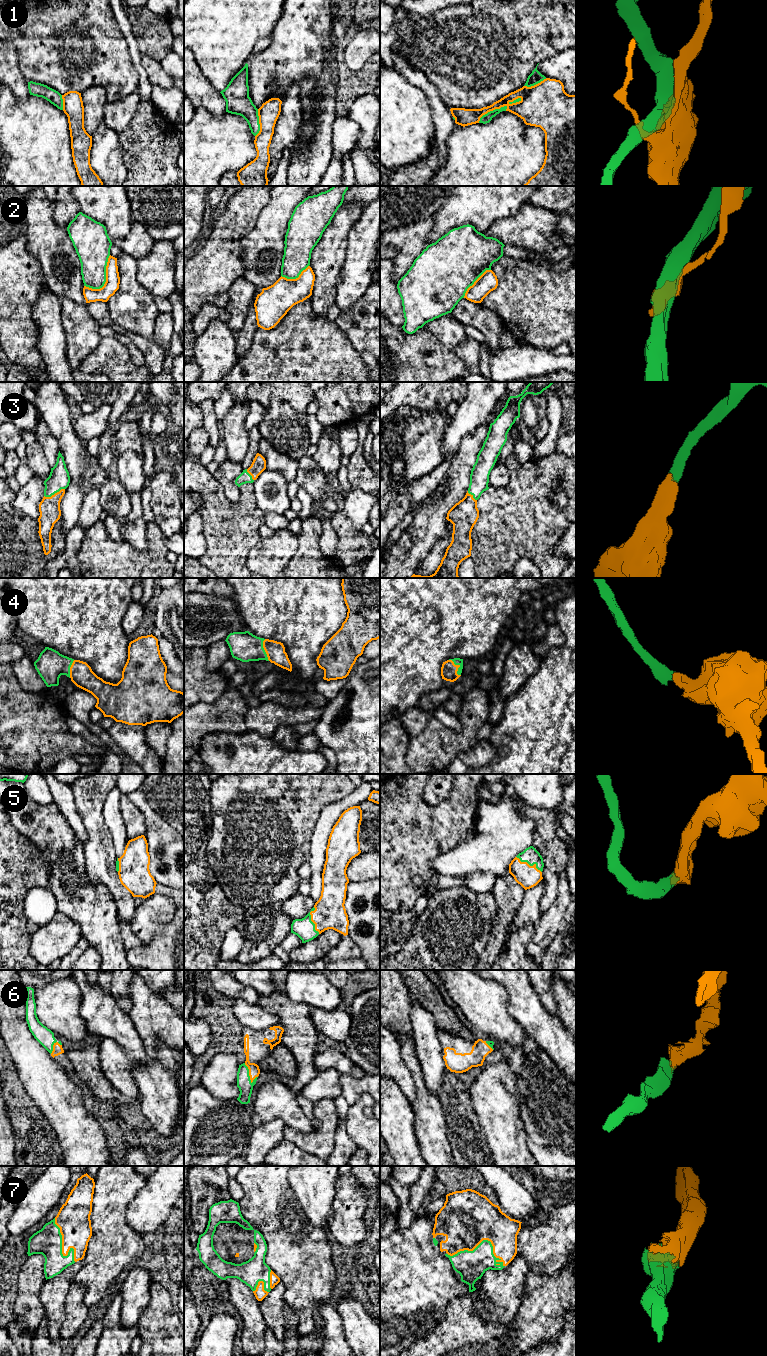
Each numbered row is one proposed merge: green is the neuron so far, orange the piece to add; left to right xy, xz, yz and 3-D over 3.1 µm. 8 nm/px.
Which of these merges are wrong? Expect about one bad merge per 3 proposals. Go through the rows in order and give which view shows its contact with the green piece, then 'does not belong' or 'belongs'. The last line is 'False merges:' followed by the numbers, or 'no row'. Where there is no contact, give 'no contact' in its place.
1: yz | does not belong
2: xy | does not belong
3: xy | belongs
4: yz | belongs
5: xz | belongs
6: xz | belongs
7: yz | belongs
False merges: 1, 2

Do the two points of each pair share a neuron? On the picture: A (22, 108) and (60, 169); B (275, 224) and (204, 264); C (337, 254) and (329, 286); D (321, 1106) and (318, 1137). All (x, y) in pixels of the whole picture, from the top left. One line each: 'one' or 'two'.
A: one
B: two
C: one
D: one

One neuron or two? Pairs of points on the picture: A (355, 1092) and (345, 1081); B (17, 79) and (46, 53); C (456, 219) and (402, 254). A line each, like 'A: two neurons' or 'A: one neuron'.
A: one neuron
B: two neurons
C: two neurons

